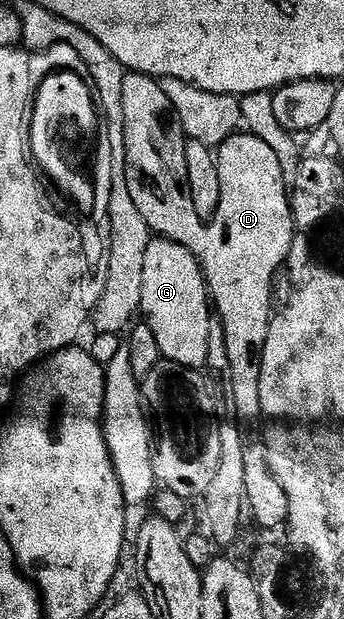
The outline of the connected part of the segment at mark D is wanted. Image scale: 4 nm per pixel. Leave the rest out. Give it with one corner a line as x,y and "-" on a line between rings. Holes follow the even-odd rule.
128,71
121,86
121,106
125,118
129,194
133,194
133,203
137,210
141,210
141,218
145,218
156,237
170,237
177,243
184,244
197,258
203,276
207,279
207,290
213,301
214,311
221,318
225,330
225,347
229,349
229,370
233,374
233,402
237,406
237,417
243,422
255,419
258,421
261,416
261,362
273,315
271,283
275,280
275,271
286,265
291,243
297,235
292,216
292,197
289,195
289,184
282,176
281,165
277,162
272,147
261,138
252,134
230,136
217,149
221,202
215,215
203,223
193,206
192,192
189,190
189,174
185,170
185,133
169,98
165,96
162,83
154,76
-
171,217
188,228
175,228
171,232

